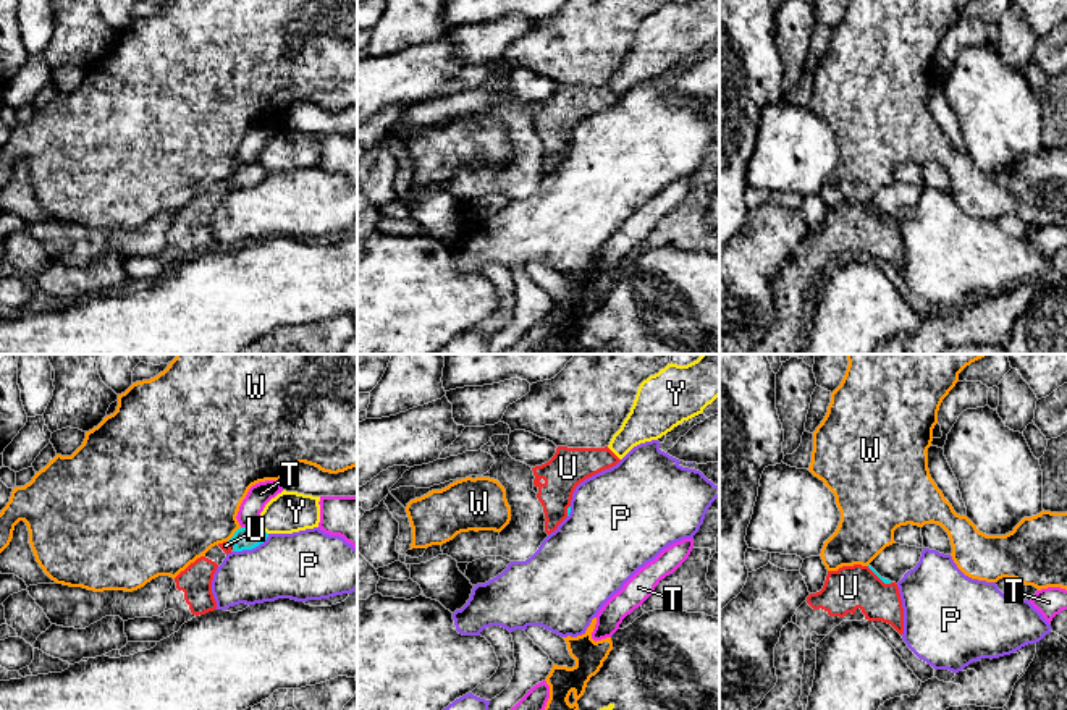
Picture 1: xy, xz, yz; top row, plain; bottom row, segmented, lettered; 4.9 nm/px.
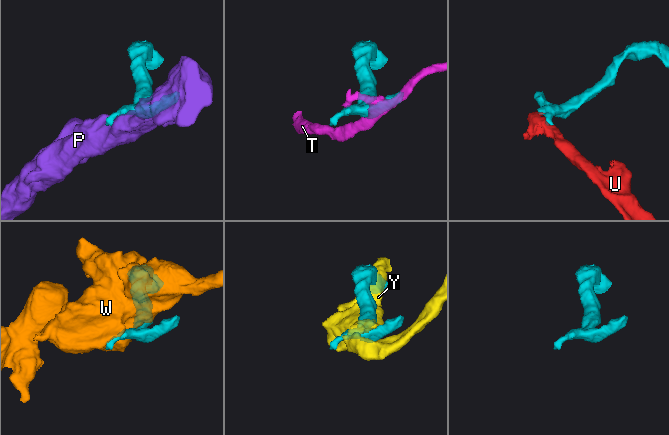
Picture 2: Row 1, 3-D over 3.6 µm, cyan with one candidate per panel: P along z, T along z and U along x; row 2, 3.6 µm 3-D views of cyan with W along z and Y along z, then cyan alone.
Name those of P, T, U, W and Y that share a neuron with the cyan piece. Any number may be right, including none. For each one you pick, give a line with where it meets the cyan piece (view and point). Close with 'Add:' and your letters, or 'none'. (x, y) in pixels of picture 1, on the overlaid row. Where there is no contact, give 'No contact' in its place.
U: Touches cyan at yz (880, 578)
Add: U

